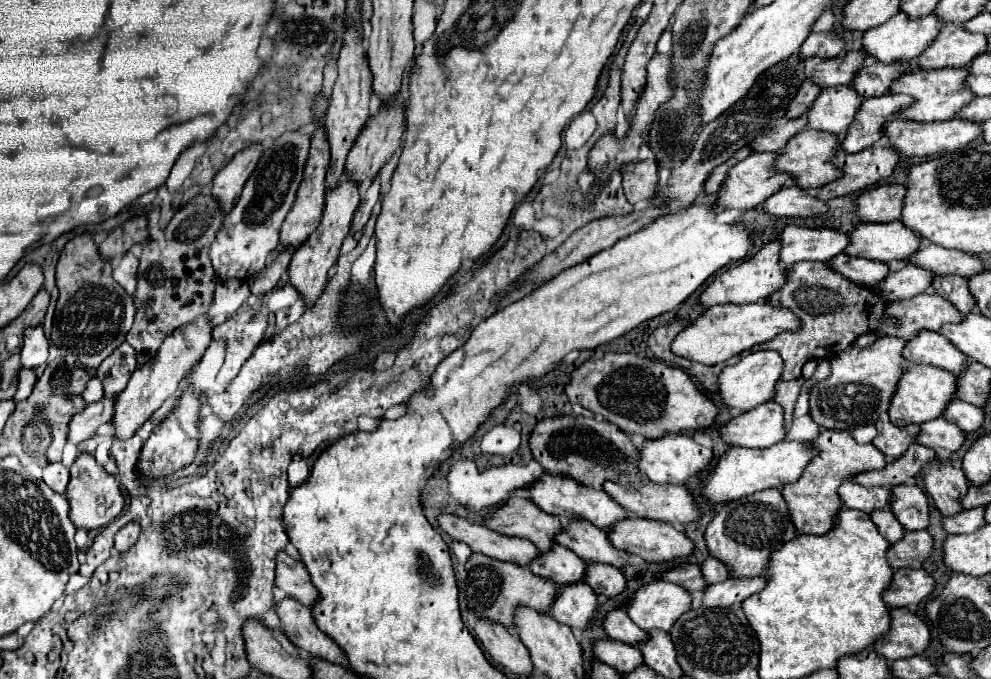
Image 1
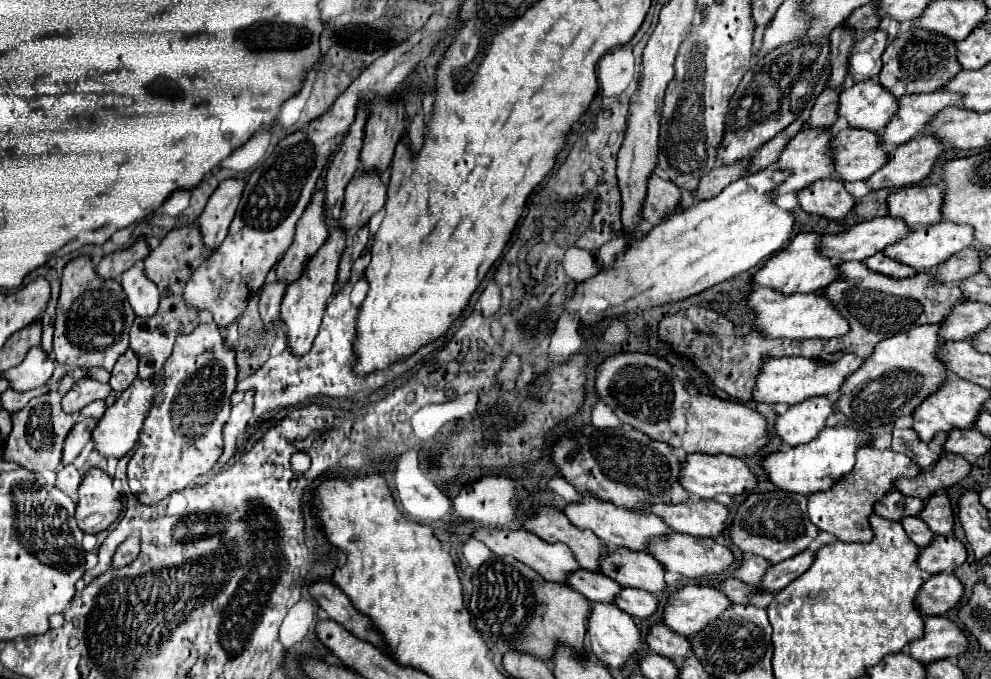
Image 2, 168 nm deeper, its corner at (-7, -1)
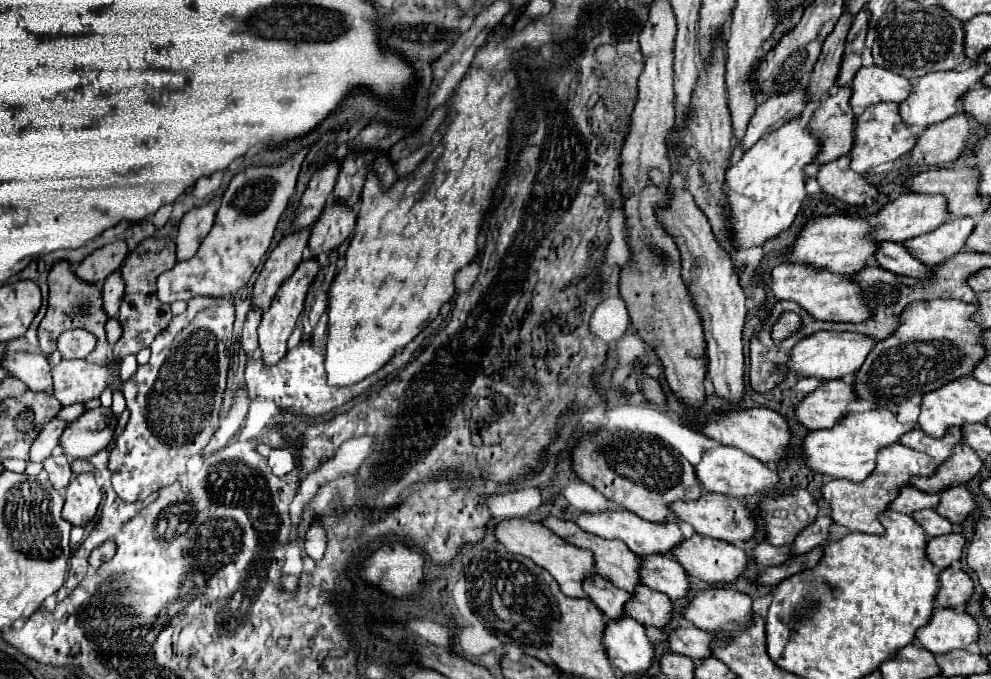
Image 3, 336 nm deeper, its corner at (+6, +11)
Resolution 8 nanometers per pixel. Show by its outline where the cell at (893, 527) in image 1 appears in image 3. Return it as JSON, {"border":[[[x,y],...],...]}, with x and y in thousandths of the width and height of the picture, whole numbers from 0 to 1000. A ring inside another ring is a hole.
{"border":[[[934,750],[934,753],[924,753],[920,758],[920,764],[934,782],[934,791],[947,791],[947,788],[955,788],[961,782],[967,782],[957,764],[951,764],[942,750]]]}

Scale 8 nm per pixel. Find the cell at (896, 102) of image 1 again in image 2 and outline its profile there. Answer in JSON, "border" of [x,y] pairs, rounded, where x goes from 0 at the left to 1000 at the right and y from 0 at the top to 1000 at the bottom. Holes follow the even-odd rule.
{"border":[[[941,134],[927,140],[913,140],[907,146],[907,166],[891,193],[893,214],[909,214],[919,208],[923,199],[931,199],[941,172],[958,158],[968,155],[972,149],[970,137],[958,134]]]}

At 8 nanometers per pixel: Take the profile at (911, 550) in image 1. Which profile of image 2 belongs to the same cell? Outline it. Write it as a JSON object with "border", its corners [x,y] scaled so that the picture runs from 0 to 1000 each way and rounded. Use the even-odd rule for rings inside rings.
{"border":[[[946,788],[943,800],[939,806],[929,809],[927,817],[927,835],[939,847],[952,844],[952,841],[964,841],[970,835],[976,823],[974,803],[964,791],[952,791]]]}

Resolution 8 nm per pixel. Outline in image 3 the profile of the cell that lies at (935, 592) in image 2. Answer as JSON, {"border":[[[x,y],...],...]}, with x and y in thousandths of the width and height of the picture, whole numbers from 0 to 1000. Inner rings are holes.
{"border":[[[955,835],[949,841],[949,867],[945,876],[945,891],[949,894],[967,894],[973,891],[981,876],[981,853],[969,835]]]}

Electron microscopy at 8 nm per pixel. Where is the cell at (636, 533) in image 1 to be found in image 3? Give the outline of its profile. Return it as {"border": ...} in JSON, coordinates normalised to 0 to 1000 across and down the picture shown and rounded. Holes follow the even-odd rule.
{"border":[[[710,788],[690,794],[676,814],[676,820],[682,823],[696,850],[714,859],[741,856],[755,826],[753,814],[743,803]]]}

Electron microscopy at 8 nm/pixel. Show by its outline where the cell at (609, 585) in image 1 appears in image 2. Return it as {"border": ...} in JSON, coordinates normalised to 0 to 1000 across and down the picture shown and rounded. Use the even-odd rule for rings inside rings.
{"border":[[[637,865],[629,867],[629,876],[625,876],[625,888],[621,888],[621,891],[647,915],[657,909],[665,894],[661,876],[657,876],[655,870],[645,870],[645,867],[637,867]]]}

